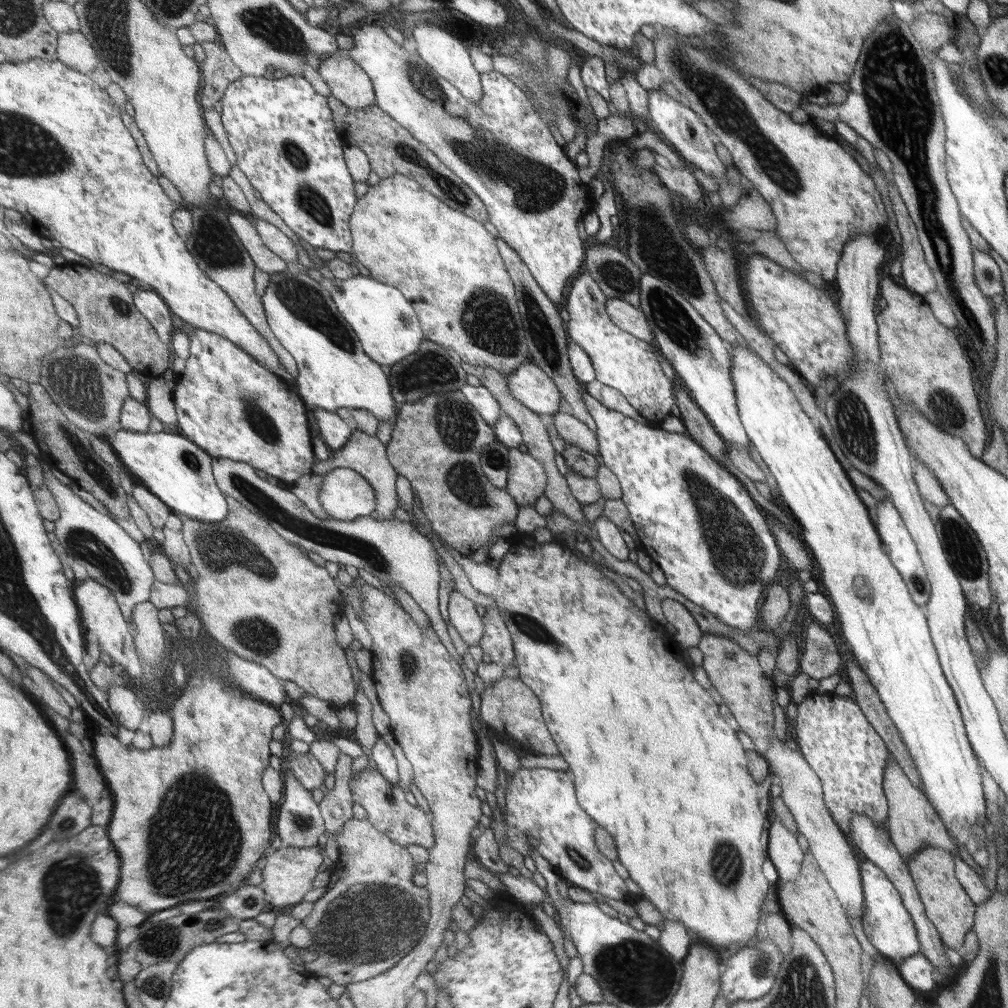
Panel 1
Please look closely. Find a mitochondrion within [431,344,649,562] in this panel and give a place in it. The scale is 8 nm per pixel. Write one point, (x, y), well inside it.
(495, 458)

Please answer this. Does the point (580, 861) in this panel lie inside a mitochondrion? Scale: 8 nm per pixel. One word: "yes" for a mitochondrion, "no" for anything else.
yes

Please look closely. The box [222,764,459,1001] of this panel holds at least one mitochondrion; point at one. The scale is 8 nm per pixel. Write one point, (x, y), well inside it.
(372, 922)

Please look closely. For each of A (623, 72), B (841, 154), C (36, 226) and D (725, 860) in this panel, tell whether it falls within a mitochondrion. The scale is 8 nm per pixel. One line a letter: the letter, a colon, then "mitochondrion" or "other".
A: other
B: other
C: other
D: mitochondrion

